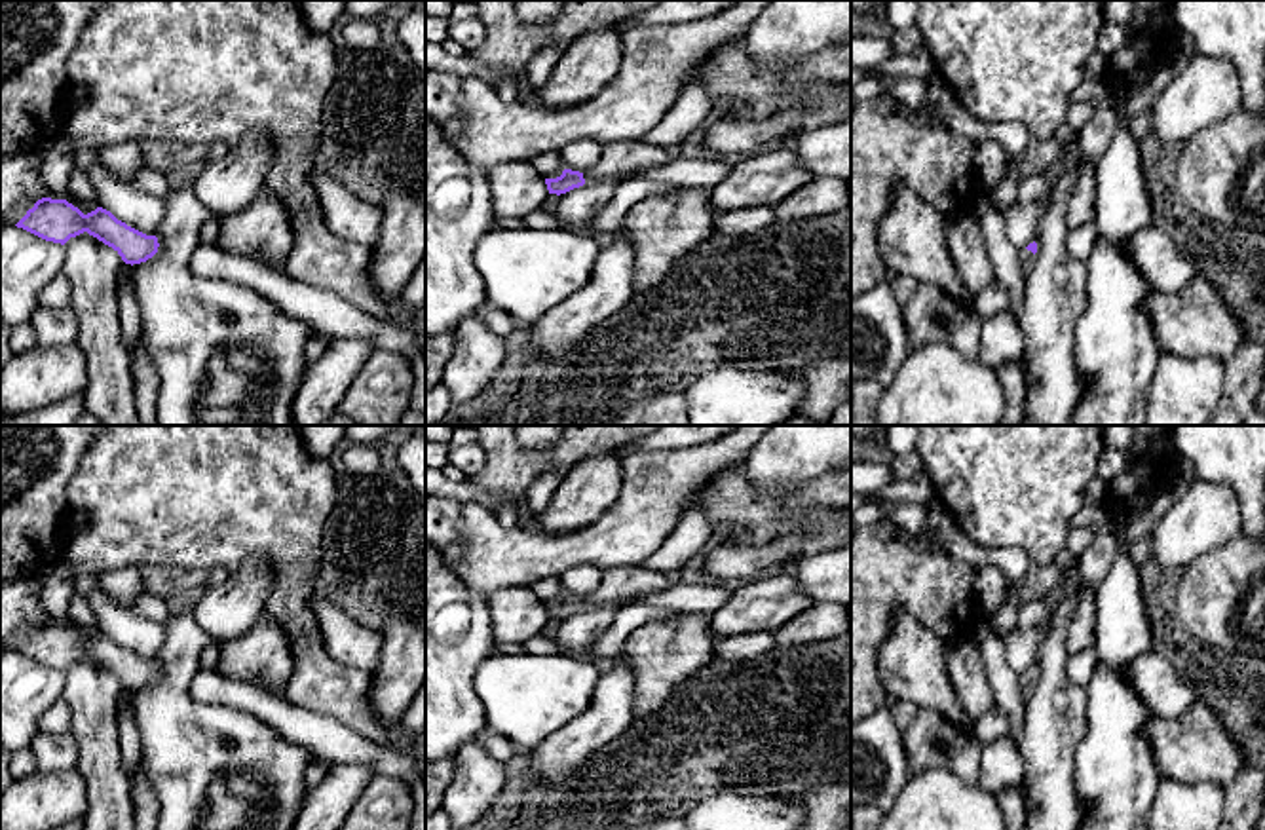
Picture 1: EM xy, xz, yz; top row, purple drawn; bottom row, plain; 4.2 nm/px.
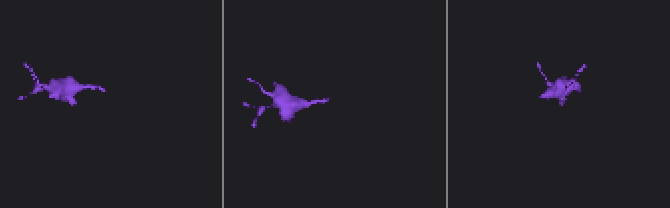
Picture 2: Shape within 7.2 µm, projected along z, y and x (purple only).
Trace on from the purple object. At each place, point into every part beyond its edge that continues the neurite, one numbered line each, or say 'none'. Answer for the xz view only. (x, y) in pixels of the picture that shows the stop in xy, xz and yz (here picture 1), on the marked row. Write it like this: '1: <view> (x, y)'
1: xz (620, 160)

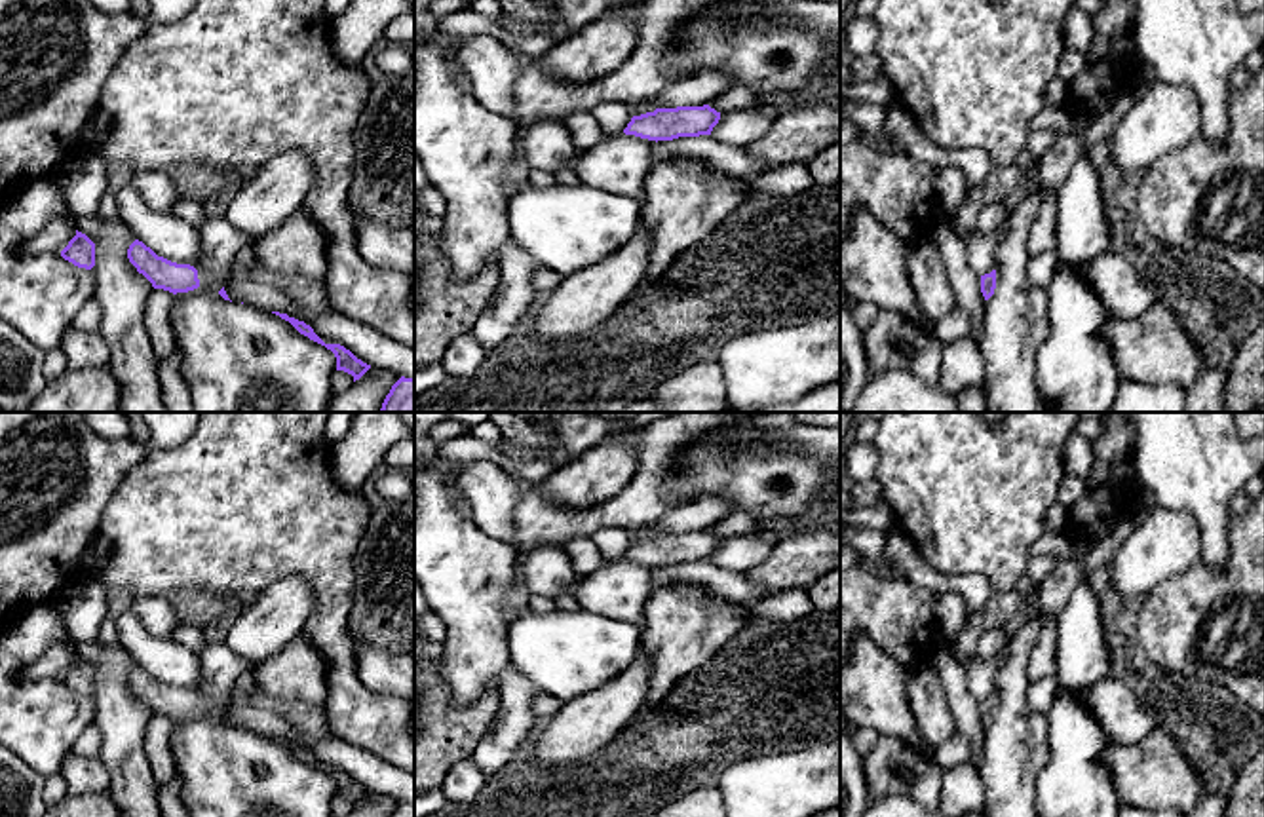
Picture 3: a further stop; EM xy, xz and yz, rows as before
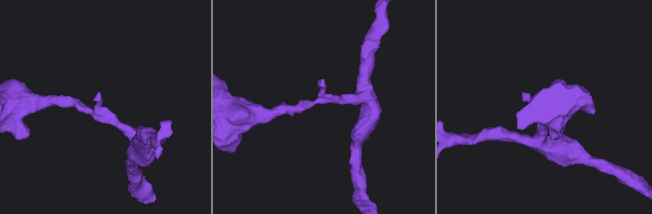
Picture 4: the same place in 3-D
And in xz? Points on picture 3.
none

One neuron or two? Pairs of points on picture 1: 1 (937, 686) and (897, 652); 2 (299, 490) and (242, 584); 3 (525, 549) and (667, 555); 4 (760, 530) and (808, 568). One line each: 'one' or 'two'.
1: one
2: two
3: two
4: two

